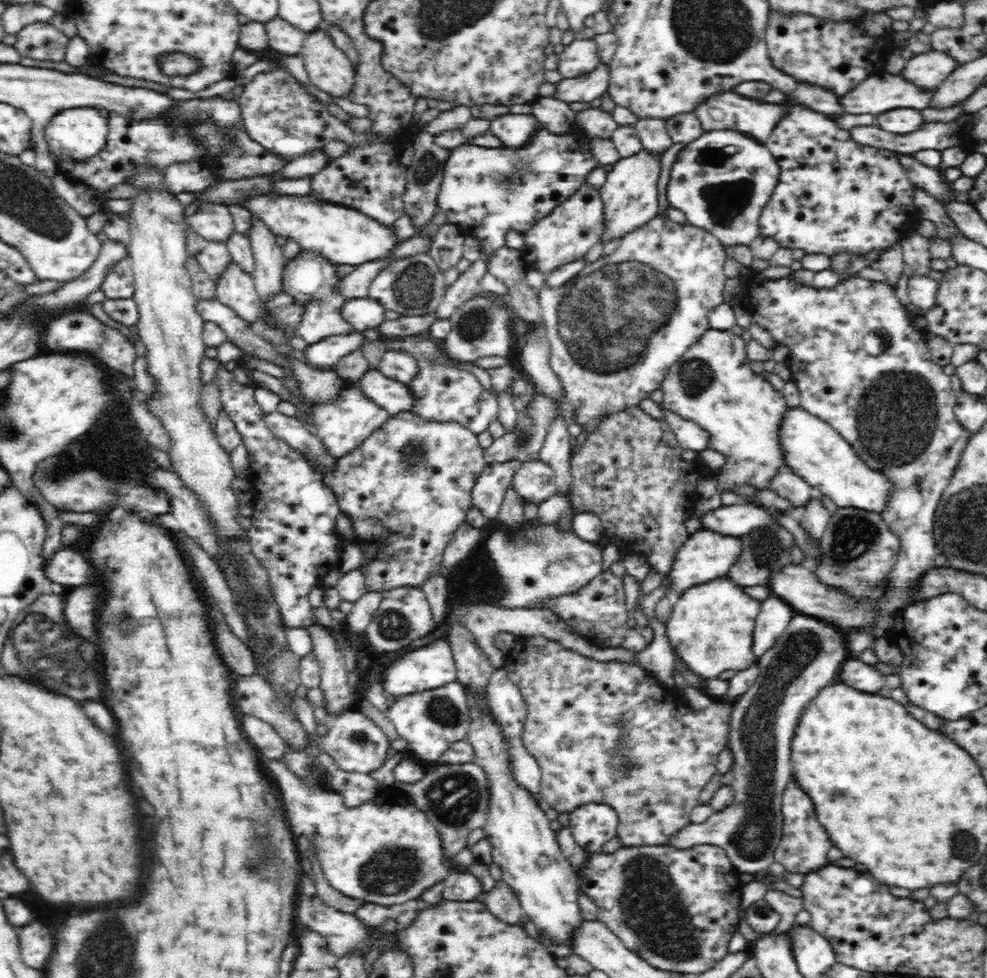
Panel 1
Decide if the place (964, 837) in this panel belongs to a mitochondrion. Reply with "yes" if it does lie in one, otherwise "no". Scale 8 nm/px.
yes

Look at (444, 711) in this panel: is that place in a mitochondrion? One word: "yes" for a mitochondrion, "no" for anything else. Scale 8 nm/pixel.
yes

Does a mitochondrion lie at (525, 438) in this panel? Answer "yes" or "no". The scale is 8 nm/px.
yes

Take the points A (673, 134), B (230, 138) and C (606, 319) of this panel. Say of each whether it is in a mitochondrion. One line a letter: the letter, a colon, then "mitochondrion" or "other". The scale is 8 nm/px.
A: other
B: other
C: mitochondrion

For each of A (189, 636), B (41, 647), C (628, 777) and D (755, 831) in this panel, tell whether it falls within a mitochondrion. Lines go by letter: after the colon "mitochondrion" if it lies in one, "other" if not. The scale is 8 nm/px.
A: other
B: mitochondrion
C: mitochondrion
D: mitochondrion

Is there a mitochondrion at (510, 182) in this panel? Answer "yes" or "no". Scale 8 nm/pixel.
yes

